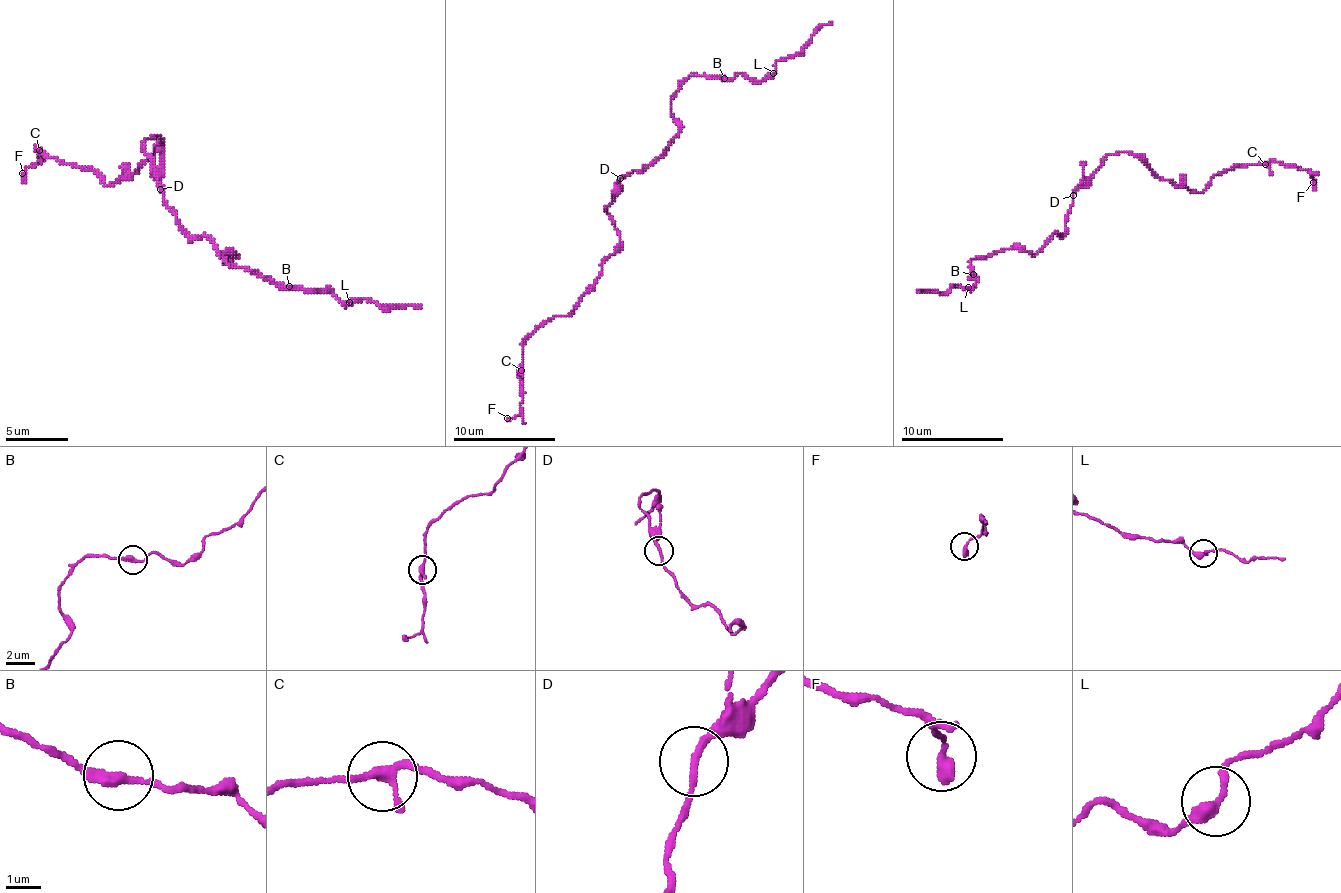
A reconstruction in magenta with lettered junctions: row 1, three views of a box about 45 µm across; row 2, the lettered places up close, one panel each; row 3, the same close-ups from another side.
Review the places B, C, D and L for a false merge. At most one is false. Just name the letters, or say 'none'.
C

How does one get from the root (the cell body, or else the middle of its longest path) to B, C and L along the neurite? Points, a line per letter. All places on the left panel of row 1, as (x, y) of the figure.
B: (163, 189), (167, 208), (192, 236), (204, 236), (226, 261), (229, 255), (223, 255), (229, 264), (289, 286)
C: (163, 189), (145, 151), (145, 142), (157, 135), (160, 145), (138, 170), (110, 186), (91, 170), (38, 151)
L: (163, 189), (176, 220), (192, 236), (204, 236), (226, 261), (229, 255), (223, 255), (229, 264), (349, 302)

